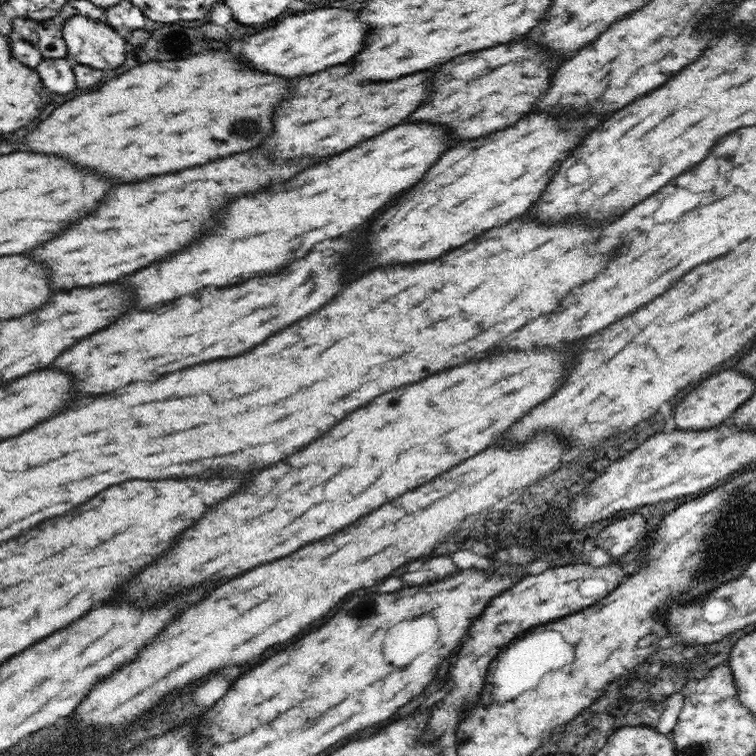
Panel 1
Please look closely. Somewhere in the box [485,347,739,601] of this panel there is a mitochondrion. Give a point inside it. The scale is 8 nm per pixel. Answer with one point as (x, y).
(699, 583)

